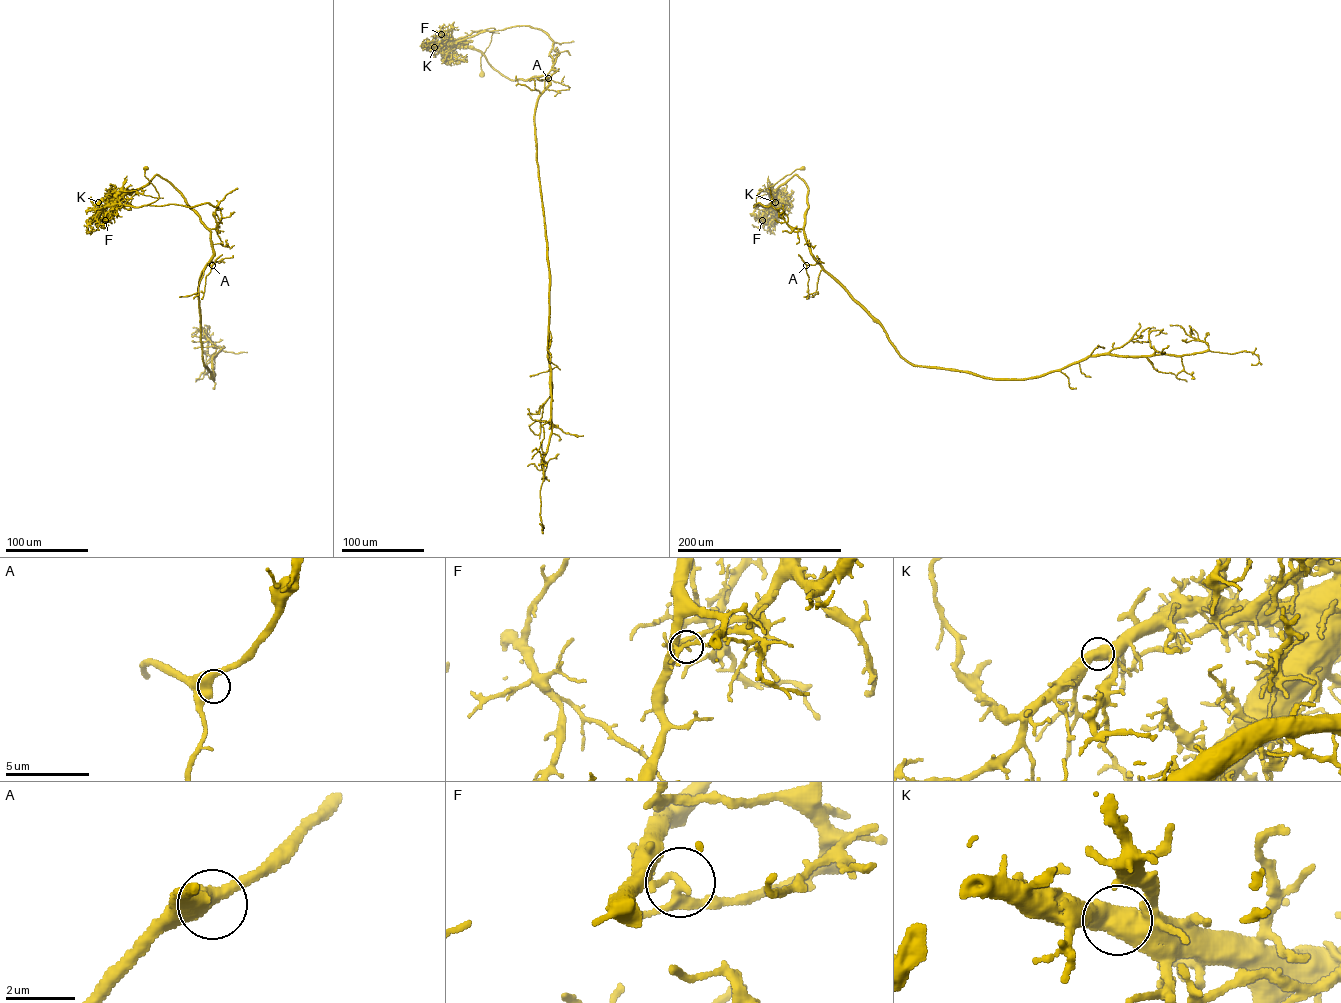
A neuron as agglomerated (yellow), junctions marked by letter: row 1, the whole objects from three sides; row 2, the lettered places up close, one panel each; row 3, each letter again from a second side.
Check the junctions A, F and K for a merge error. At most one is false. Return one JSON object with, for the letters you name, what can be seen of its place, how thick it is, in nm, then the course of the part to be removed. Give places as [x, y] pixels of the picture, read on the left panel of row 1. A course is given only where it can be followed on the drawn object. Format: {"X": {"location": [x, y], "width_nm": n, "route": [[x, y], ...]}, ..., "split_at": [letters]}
{"F": {"location": [105, 220], "width_nm": 220, "route": [[105, 220], [107, 212], [122, 204], [193, 206], [209, 203], [217, 206], [214, 215], [217, 231]]}, "split_at": ["F"]}

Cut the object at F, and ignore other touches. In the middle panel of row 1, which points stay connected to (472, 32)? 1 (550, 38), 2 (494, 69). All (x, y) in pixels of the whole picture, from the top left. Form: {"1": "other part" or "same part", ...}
{"1": "same part", "2": "other part"}

